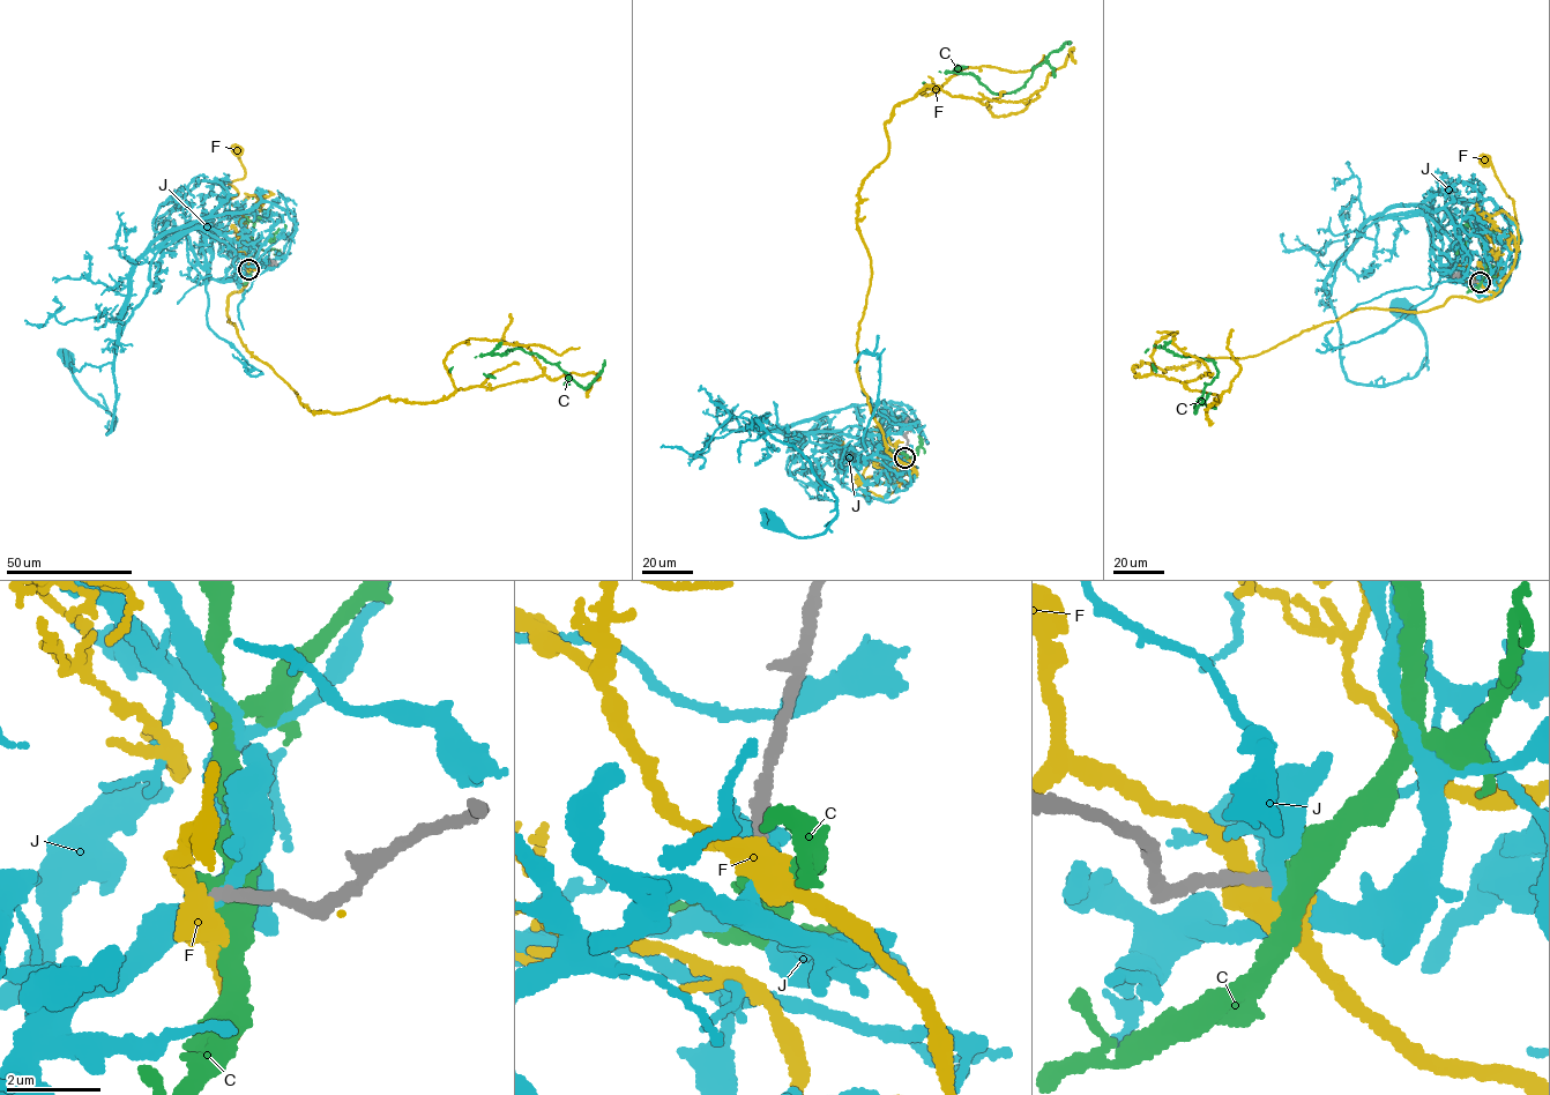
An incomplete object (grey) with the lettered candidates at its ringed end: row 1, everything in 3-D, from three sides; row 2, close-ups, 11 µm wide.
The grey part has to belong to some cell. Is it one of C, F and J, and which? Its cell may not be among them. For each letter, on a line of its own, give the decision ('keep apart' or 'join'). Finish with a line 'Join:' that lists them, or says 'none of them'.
C: keep apart
F: join
J: keep apart
Join: F

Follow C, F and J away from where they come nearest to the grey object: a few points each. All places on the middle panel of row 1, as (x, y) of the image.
C: (904, 457), (904, 461), (915, 455), (922, 441), (918, 436), (1003, 96), (882, 461), (889, 462)
F: (904, 457), (916, 476), (910, 482), (876, 484), (877, 477), (865, 478), (863, 476), (866, 460), (836, 444)
J: (904, 456), (857, 426), (791, 433), (761, 417), (836, 499), (820, 534), (775, 524)

